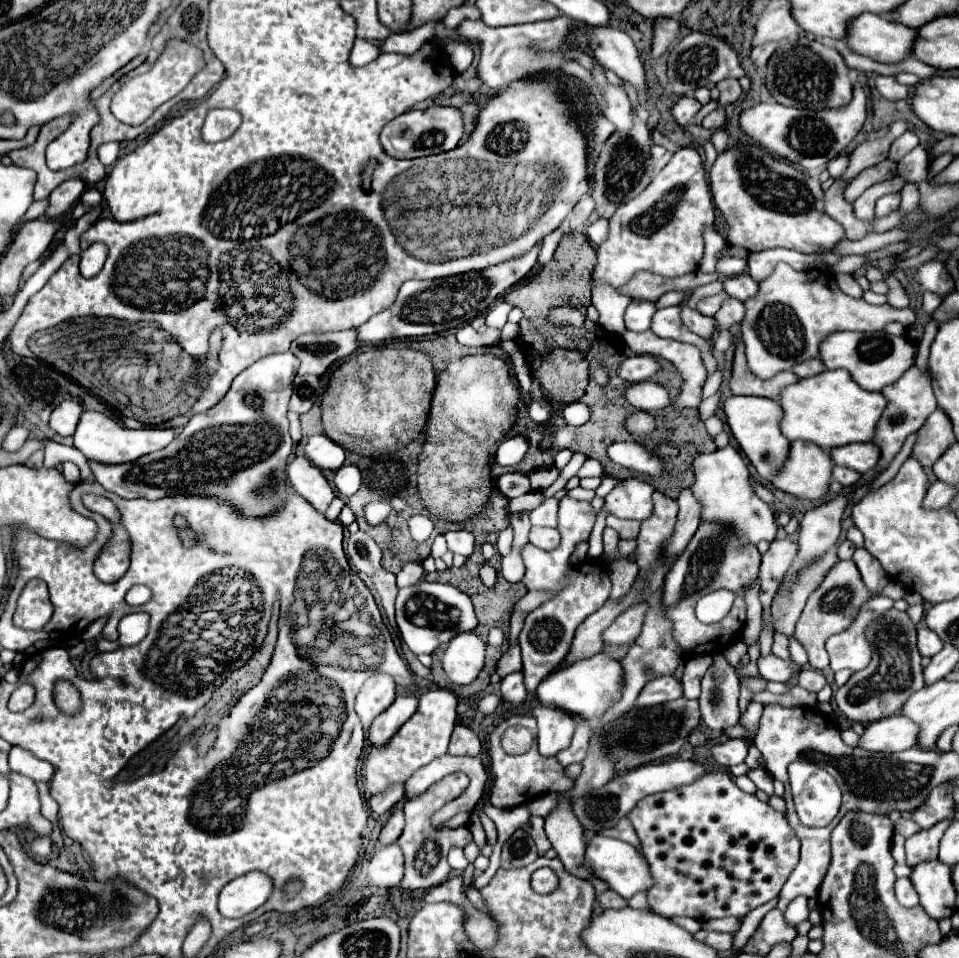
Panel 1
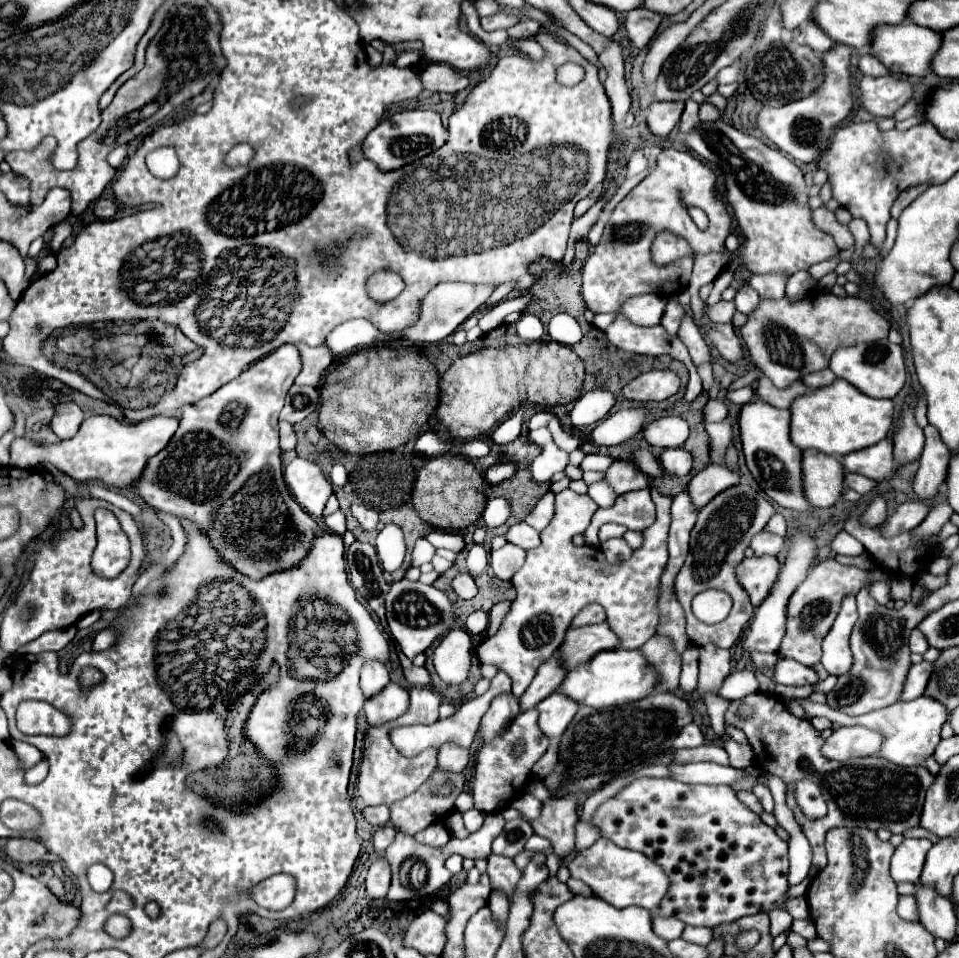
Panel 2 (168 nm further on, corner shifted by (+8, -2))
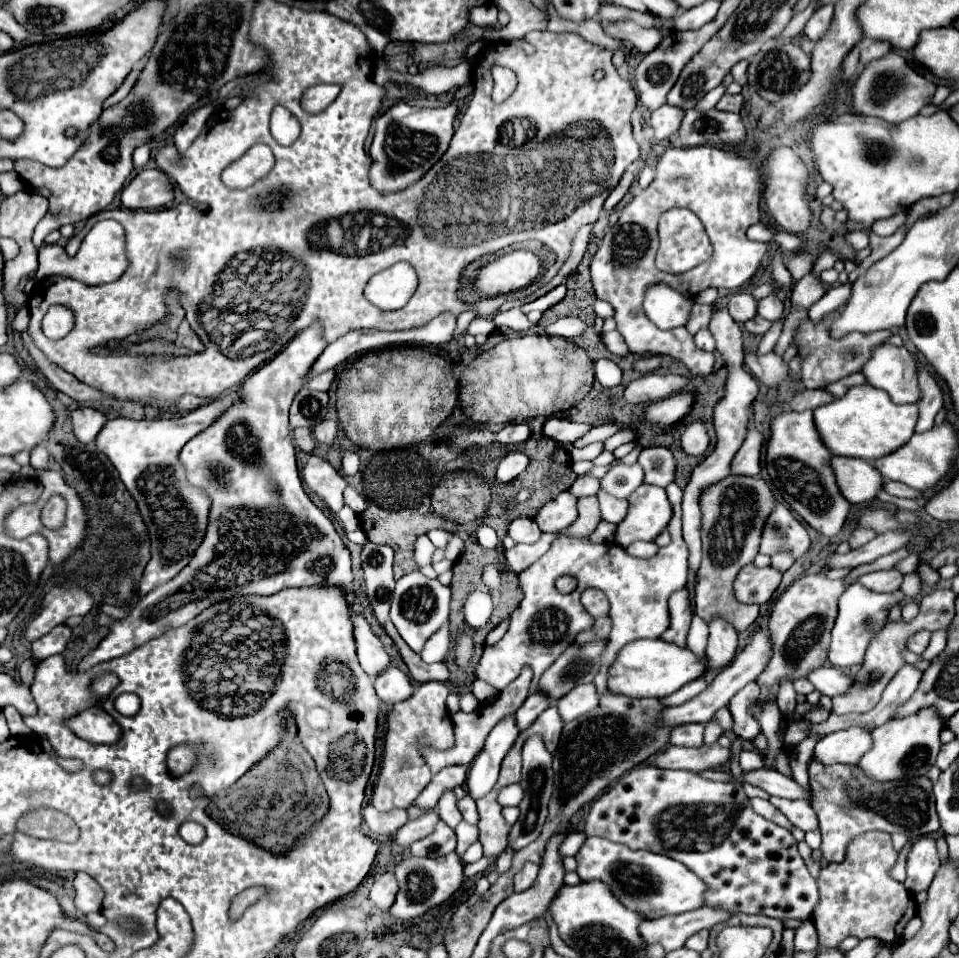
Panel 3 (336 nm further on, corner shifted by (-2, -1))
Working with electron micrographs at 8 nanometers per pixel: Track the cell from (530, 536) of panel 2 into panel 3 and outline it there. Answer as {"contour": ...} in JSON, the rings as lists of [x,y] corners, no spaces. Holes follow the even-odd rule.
{"contour":[[[516,518],[508,526],[508,536],[514,542],[522,542],[522,544],[534,544],[540,538],[540,534],[542,532],[538,530],[534,518]]]}

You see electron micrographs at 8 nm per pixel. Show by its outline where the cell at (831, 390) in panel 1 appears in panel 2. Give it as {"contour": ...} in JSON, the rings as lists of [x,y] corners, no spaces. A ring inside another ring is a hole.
{"contour":[[[836,379],[826,387],[812,389],[792,401],[790,407],[790,439],[800,449],[818,449],[832,457],[870,447],[882,441],[894,423],[894,403],[888,399],[872,399],[862,395],[844,379]]]}

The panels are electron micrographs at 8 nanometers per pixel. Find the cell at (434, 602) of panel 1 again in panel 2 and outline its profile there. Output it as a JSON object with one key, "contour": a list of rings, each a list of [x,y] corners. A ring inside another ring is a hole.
{"contour":[[[400,579],[392,583],[388,595],[386,595],[386,619],[390,633],[394,641],[400,645],[402,653],[408,659],[414,659],[418,653],[424,653],[440,635],[444,635],[456,621],[456,609],[454,601],[450,597],[436,589],[434,585],[424,585],[420,581]]]}

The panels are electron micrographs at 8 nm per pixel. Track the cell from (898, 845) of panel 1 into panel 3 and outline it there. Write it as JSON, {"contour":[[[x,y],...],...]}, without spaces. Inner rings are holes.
{"contour":[[[908,842],[906,848],[900,852],[897,862],[891,870],[891,877],[894,878],[894,880],[898,880],[898,882],[904,882],[904,880],[906,880],[906,854],[908,854],[910,846],[912,846],[912,842]]]}

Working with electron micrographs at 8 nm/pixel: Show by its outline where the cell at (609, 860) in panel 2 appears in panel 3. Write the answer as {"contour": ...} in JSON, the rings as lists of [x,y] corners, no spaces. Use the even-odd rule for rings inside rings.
{"contour":[[[586,838],[576,854],[576,860],[576,872],[580,880],[602,880],[628,910],[638,912],[644,918],[682,914],[704,906],[706,884],[682,862],[672,860],[664,854],[630,850],[628,846],[610,842],[606,838]]]}

